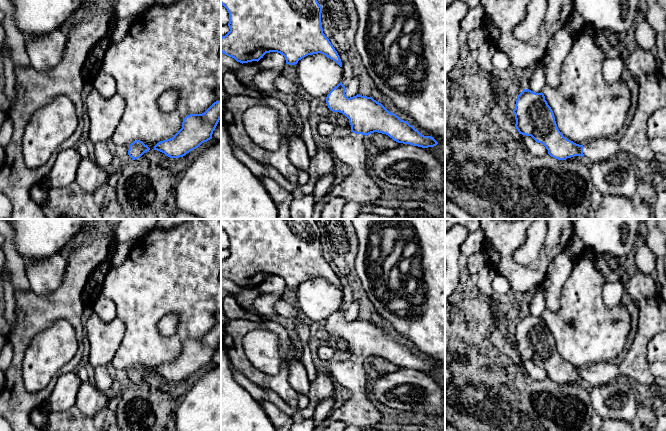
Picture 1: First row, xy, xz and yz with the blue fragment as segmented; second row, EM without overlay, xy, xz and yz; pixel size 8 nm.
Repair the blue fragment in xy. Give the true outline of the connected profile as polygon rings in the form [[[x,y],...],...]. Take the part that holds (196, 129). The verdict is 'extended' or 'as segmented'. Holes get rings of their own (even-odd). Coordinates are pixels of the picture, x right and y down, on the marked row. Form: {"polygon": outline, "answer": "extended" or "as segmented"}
{"polygon": [[[216,101],[204,113],[186,116],[182,128],[172,138],[158,142],[154,150],[170,158],[183,157],[212,139],[213,131],[220,119],[221,101]]], "answer": "as segmented"}

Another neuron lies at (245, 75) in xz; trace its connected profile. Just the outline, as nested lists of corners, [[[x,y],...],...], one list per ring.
[[[257,61],[243,63],[240,70],[237,72],[237,78],[247,88],[256,89],[253,83],[253,77],[259,71],[260,67]]]

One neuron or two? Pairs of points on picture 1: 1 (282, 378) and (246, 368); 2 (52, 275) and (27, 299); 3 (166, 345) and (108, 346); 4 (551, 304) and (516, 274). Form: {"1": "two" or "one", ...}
{"1": "one", "2": "two", "3": "two", "4": "two"}

